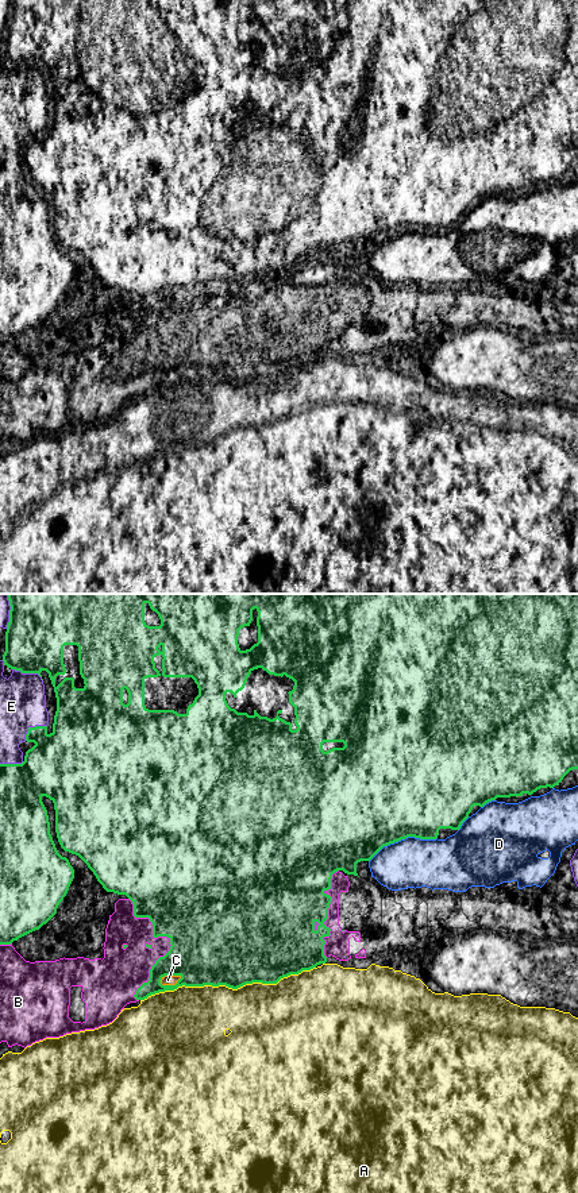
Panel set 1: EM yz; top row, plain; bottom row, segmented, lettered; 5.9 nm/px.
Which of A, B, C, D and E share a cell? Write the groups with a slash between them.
A / B C / D / E

